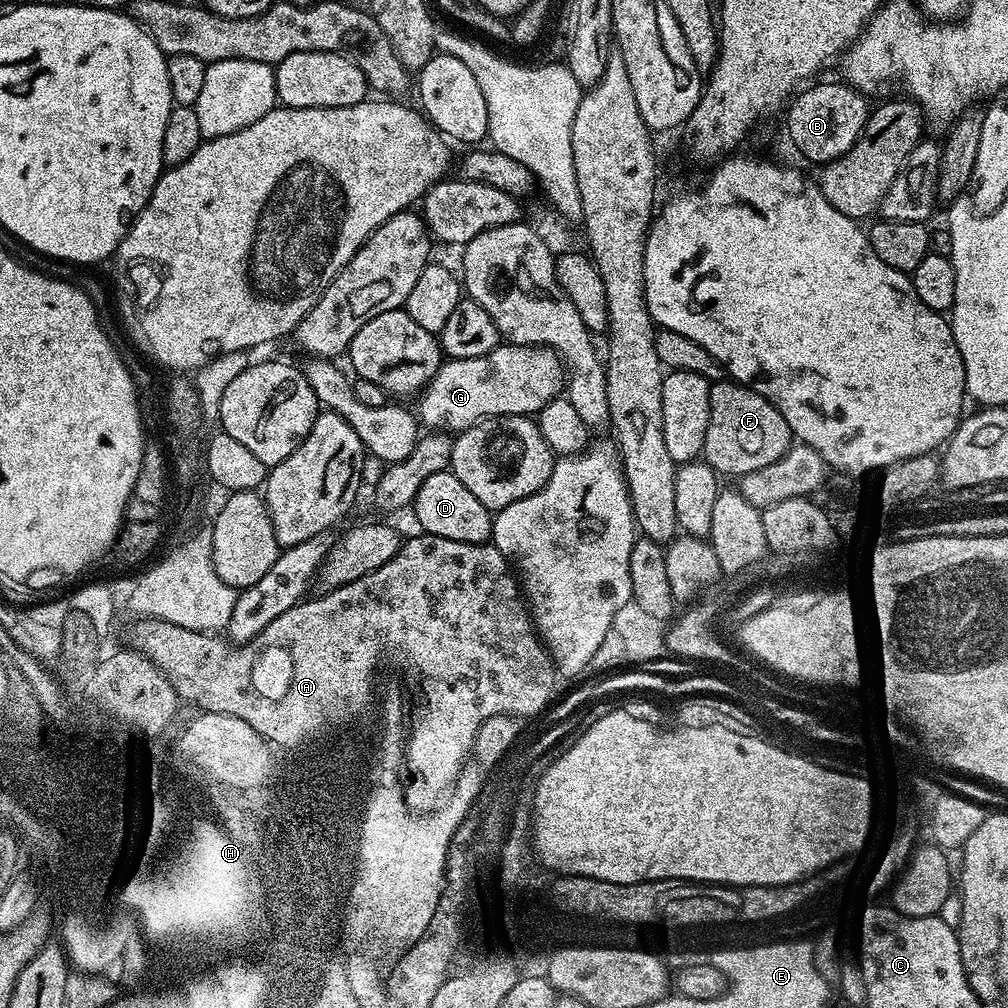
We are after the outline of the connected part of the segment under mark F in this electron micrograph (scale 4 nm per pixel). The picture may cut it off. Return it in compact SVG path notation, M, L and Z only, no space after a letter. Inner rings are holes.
M728 378L712 384L710 426L706 426L702 460L721 477L739 478L750 470L762 470L762 466L770 466L770 462L782 458L793 444L786 418L762 394Z

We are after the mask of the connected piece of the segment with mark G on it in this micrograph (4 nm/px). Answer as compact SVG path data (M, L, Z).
M501 342L494 350L482 354L478 358L462 358L461 360L445 359L432 380L419 393L420 412L418 420L425 429L447 429L449 433L459 434L467 428L473 428L480 420L489 416L532 416L539 414L542 406L561 395L566 384L566 369L561 357L551 348L527 348L521 344Z

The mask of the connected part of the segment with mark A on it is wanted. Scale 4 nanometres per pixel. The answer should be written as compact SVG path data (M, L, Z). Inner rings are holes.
M419 534L420 536L412 536L403 541L400 545L400 549L398 550L398 554L394 554L394 558L390 558L390 562L386 562L382 566L378 566L378 570L374 570L370 574L366 574L362 578L358 578L354 582L350 582L349 584L343 584L342 586L338 586L337 588L325 591L323 594L325 596L316 596L313 600L310 598L304 598L300 600L299 603L293 605L292 608L286 610L285 613L278 615L269 625L259 632L256 636L250 638L249 641L246 641L245 644L237 643L235 646L229 646L219 635L209 634L206 632L195 632L194 630L190 630L189 628L183 628L182 626L174 626L170 622L166 622L165 620L150 620L145 619L143 621L144 624L140 629L136 632L136 640L138 643L138 651L145 656L145 658L153 664L153 666L166 677L167 680L172 684L172 687L176 689L177 693L181 697L184 696L188 700L193 700L194 703L197 704L197 709L200 712L217 712L218 714L230 714L231 716L237 716L238 718L242 718L242 722L246 722L250 725L251 728L255 730L257 734L263 736L265 740L271 742L273 745L280 740L280 745L282 744L296 744L300 743L301 740L306 740L308 737L316 736L317 732L323 732L324 728L328 728L328 725L339 724L341 720L345 720L353 715L353 713L358 712L360 708L363 708L364 702L368 698L368 687L371 684L372 679L372 668L375 667L376 660L380 660L380 656L384 656L384 648L388 648L388 656L400 656L400 660L408 660L408 664L416 664L419 665L420 672L423 673L424 676L424 690L427 693L428 704L424 704L424 724L420 724L420 728L416 728L416 740L412 740L412 768L416 768L415 774L410 777L410 784L412 784L412 789L409 790L408 794L406 793L407 799L410 801L411 807L416 810L424 810L429 806L435 805L432 804L435 802L439 796L442 796L444 792L444 786L448 784L450 780L452 780L452 776L454 776L458 772L458 763L460 763L460 757L464 756L464 749L467 748L468 742L472 738L472 732L475 732L476 723L479 720L483 720L484 716L490 716L494 712L500 711L512 711L512 712L532 712L535 716L539 717L541 713L545 711L553 703L554 695L552 696L552 691L556 688L556 680L558 681L558 673L553 665L552 657L548 654L548 649L544 647L535 627L534 621L530 615L529 609L526 607L525 597L522 595L521 585L518 583L517 577L514 575L513 565L509 562L506 557L503 556L502 553L496 548L495 544L489 542L486 544L467 544L466 542L454 542L450 538L438 538L437 536L430 536L427 534Z

